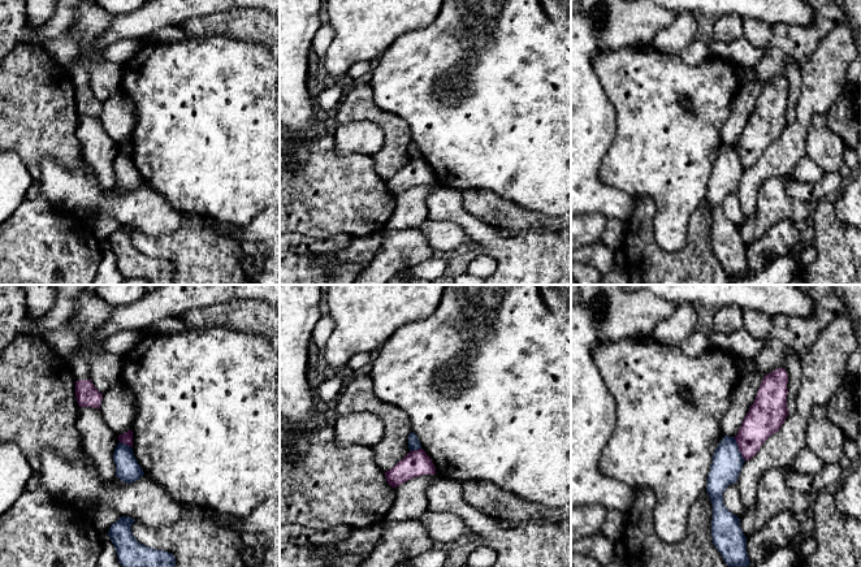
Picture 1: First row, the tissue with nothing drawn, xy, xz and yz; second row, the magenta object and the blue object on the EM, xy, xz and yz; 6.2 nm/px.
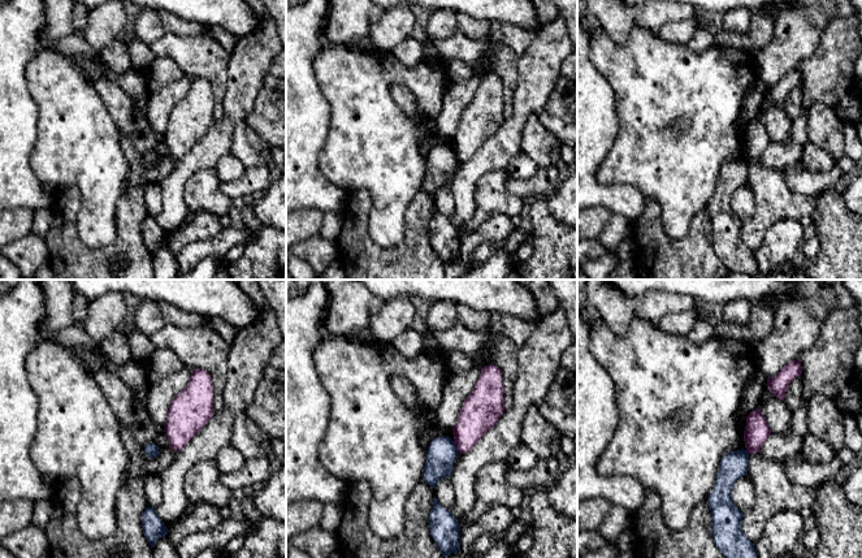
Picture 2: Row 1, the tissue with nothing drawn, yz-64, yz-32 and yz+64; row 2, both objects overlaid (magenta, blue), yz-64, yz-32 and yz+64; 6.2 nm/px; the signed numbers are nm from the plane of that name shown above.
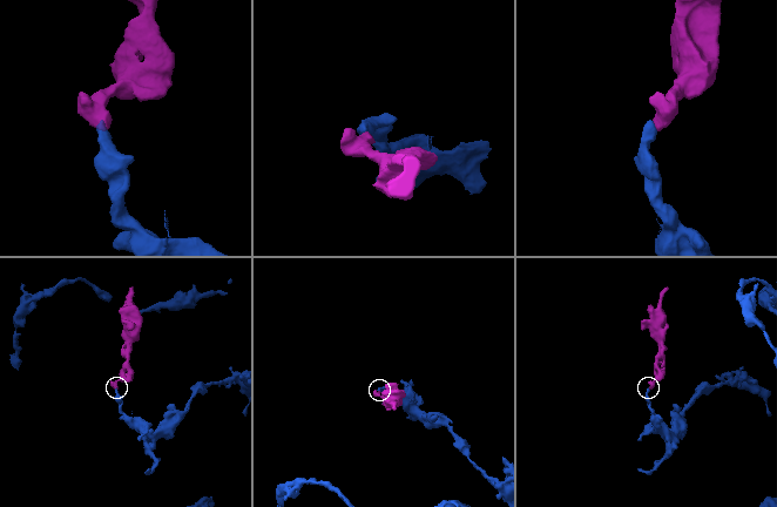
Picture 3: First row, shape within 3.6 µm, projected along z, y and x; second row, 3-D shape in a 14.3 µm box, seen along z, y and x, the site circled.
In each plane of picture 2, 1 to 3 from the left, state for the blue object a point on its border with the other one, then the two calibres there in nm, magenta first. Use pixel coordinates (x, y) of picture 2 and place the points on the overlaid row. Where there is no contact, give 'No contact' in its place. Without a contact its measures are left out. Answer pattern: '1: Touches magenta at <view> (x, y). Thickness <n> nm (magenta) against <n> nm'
1: No contact
2: Touches magenta at yz-32 (455, 445). Thickness 220 nm (magenta) against 180 nm
3: Touches magenta at yz+64 (748, 451). Thickness 150 nm (magenta) against 170 nm

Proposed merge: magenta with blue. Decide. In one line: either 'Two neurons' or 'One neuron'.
Two neurons

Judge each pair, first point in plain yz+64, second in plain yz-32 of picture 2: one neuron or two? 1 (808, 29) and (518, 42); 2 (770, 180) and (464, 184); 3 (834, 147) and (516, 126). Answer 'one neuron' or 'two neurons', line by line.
1: one neuron
2: two neurons
3: two neurons

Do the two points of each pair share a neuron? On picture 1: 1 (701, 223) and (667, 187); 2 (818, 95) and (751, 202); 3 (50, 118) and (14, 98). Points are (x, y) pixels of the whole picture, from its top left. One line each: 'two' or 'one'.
1: two
2: one
3: one

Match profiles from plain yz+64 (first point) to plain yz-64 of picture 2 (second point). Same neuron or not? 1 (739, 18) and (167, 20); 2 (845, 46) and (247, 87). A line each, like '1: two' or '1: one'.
1: two
2: one

